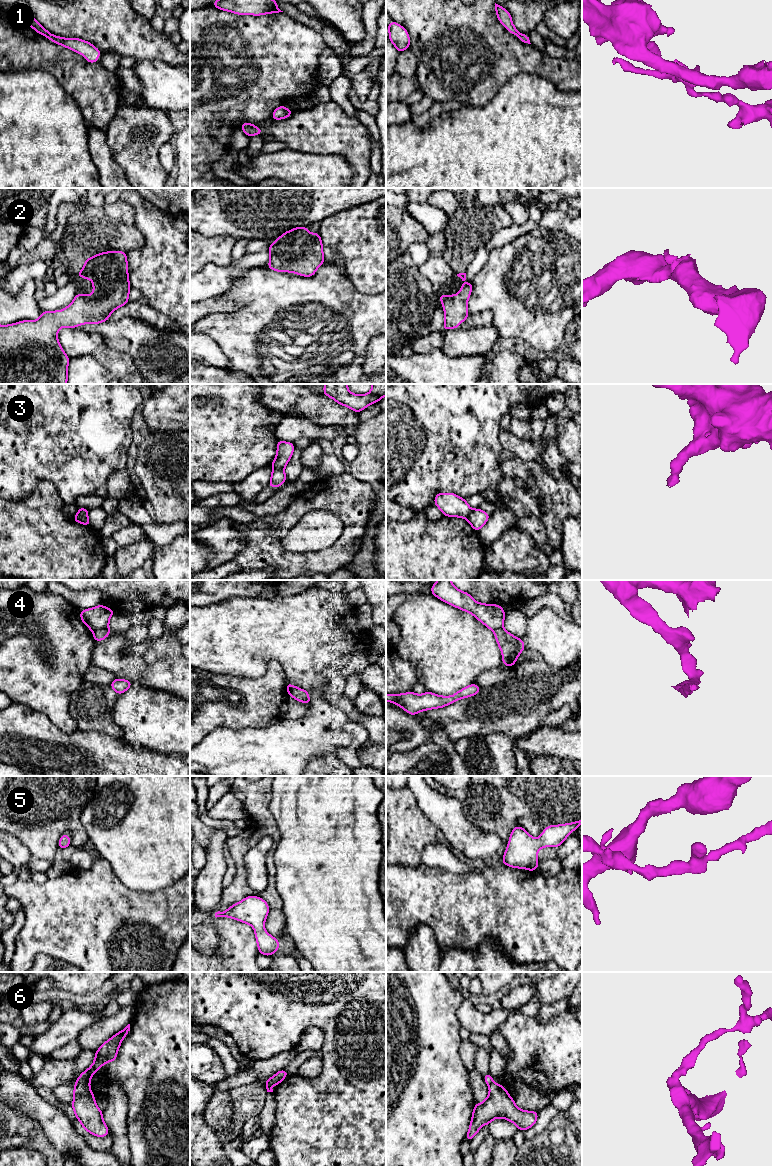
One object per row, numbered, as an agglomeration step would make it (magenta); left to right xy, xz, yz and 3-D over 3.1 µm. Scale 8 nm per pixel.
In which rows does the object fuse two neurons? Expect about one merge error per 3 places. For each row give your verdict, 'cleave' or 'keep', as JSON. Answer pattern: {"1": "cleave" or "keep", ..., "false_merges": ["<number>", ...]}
{"1": "cleave", "2": "keep", "3": "cleave", "4": "cleave", "5": "keep", "6": "cleave", "false_merges": ["1", "3", "4", "6"]}

